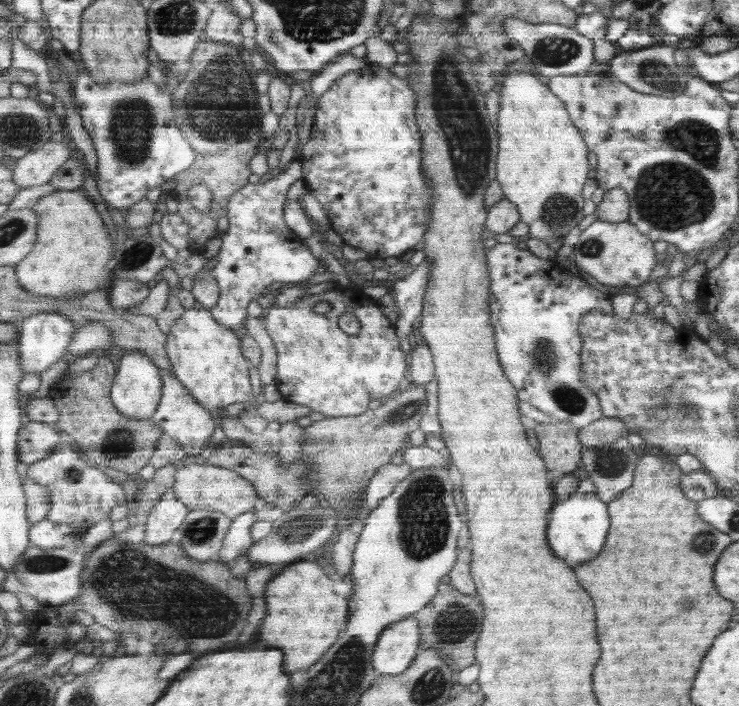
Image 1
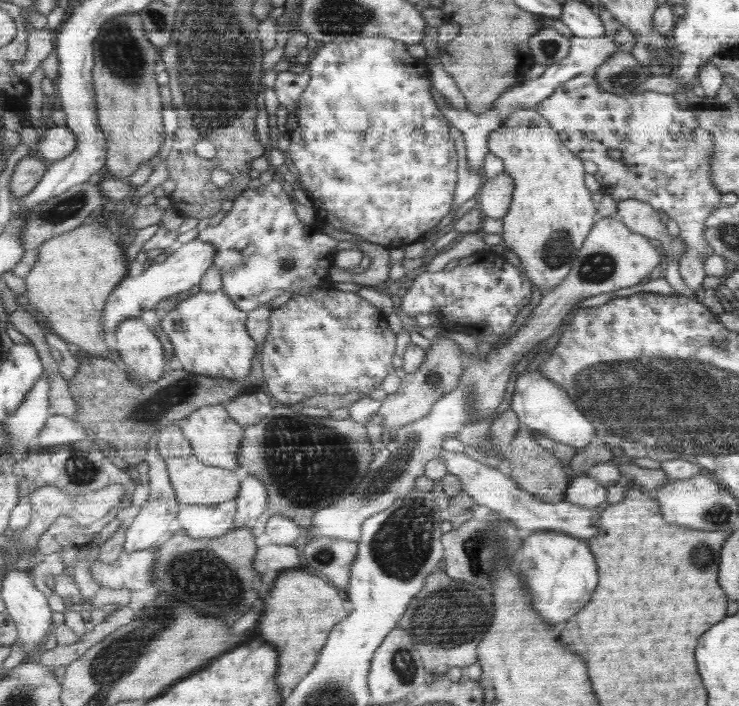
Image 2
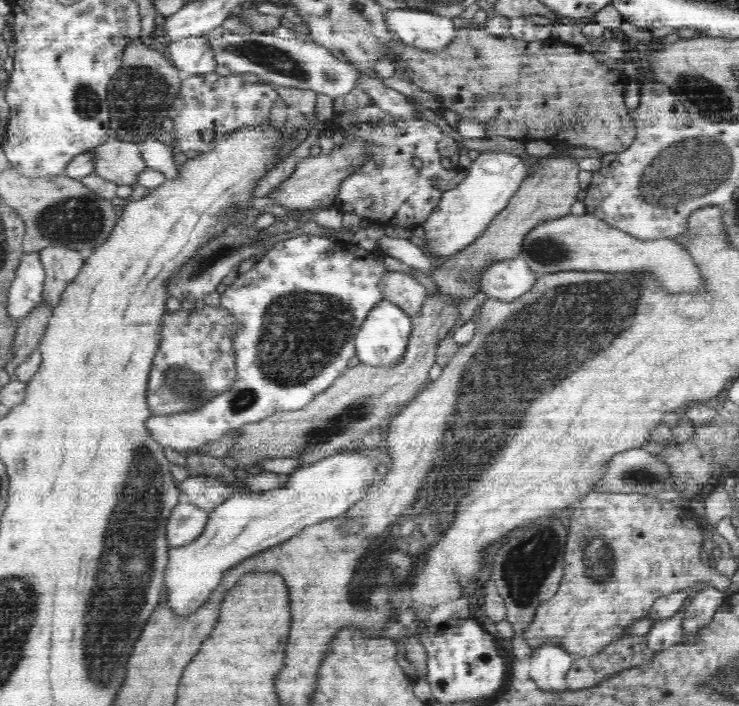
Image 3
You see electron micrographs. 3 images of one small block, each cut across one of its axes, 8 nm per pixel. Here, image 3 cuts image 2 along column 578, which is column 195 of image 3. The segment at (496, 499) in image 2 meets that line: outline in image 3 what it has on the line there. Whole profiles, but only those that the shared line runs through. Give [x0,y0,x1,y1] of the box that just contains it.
[166,500,209,548]

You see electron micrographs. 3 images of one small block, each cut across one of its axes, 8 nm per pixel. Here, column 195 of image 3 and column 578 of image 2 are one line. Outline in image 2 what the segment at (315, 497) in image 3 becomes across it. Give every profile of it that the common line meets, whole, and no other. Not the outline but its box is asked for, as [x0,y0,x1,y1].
[512,531,598,626]

